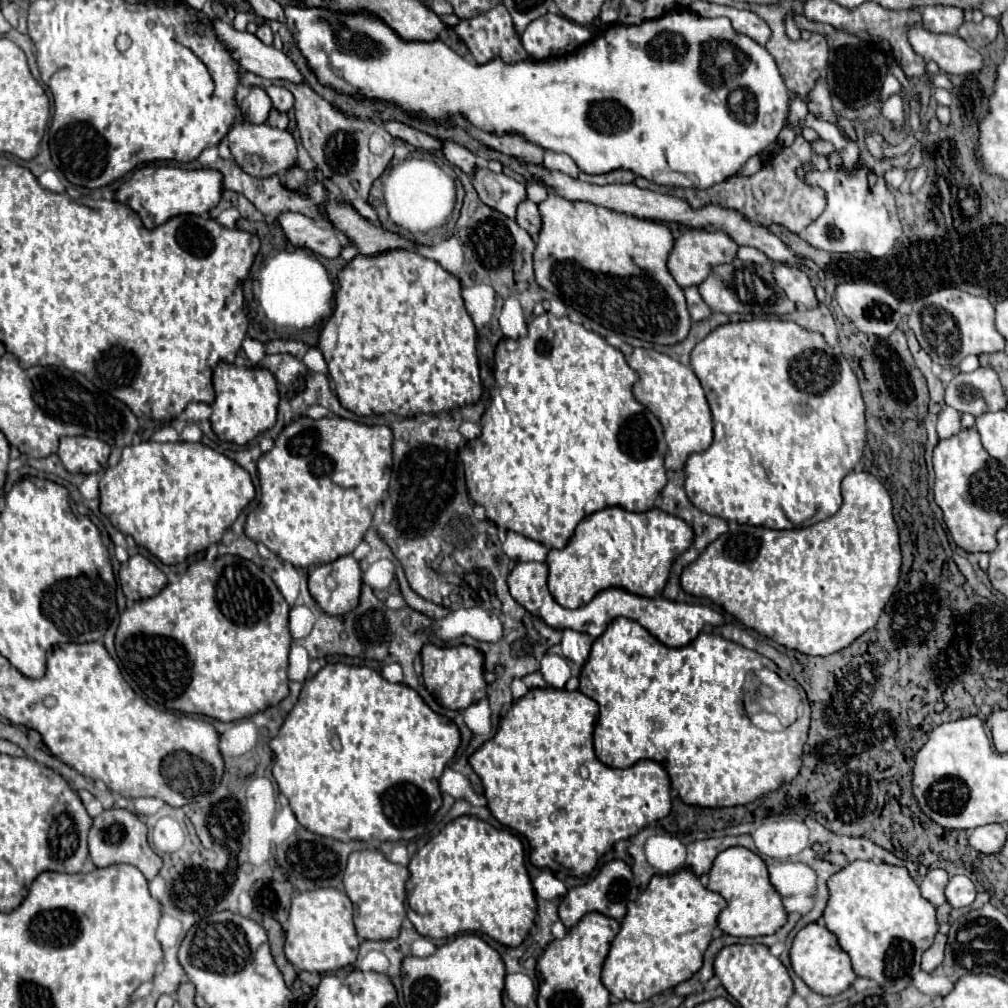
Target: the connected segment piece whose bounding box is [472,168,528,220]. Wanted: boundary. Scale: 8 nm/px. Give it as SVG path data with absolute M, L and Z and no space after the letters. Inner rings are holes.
M476 168L476 172L472 174L472 184L484 204L512 220L516 218L518 204L528 198L526 186L506 174L494 174L488 168Z

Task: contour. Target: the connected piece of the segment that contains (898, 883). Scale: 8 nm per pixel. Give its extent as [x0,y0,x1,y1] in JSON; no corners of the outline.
[824,860,938,994]

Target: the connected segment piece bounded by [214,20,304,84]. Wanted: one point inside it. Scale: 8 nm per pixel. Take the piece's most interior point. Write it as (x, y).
(255, 56)

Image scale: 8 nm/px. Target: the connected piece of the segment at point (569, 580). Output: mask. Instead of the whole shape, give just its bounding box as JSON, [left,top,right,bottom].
[548,506,692,608]

